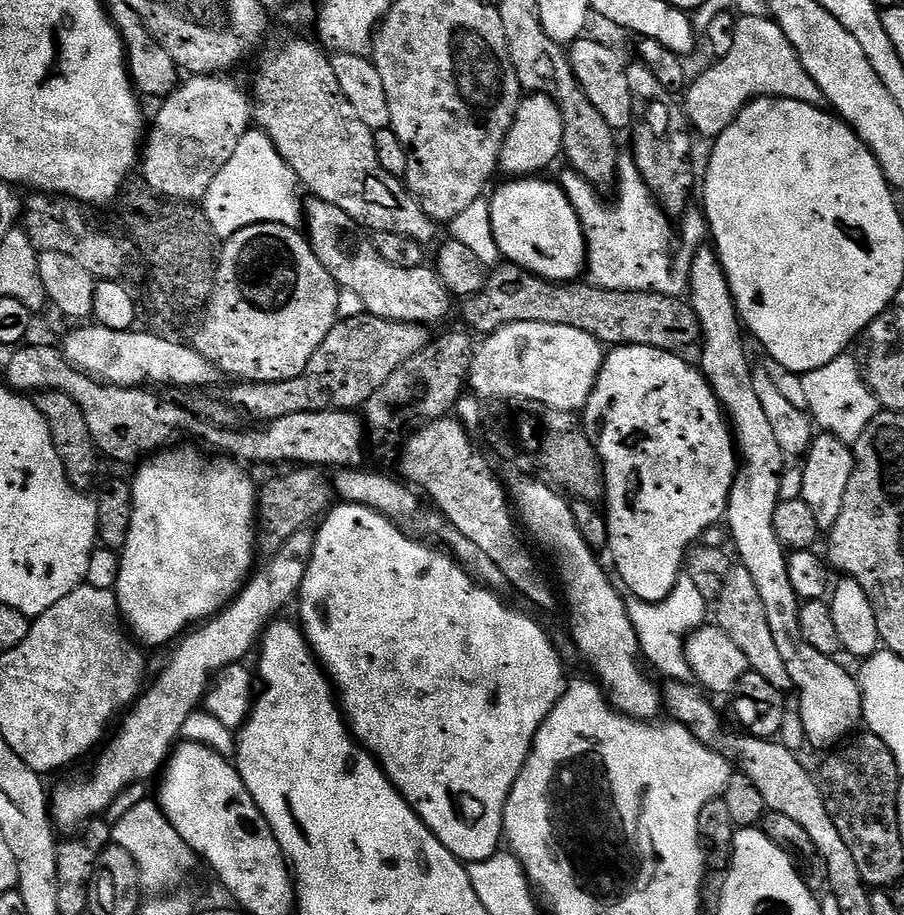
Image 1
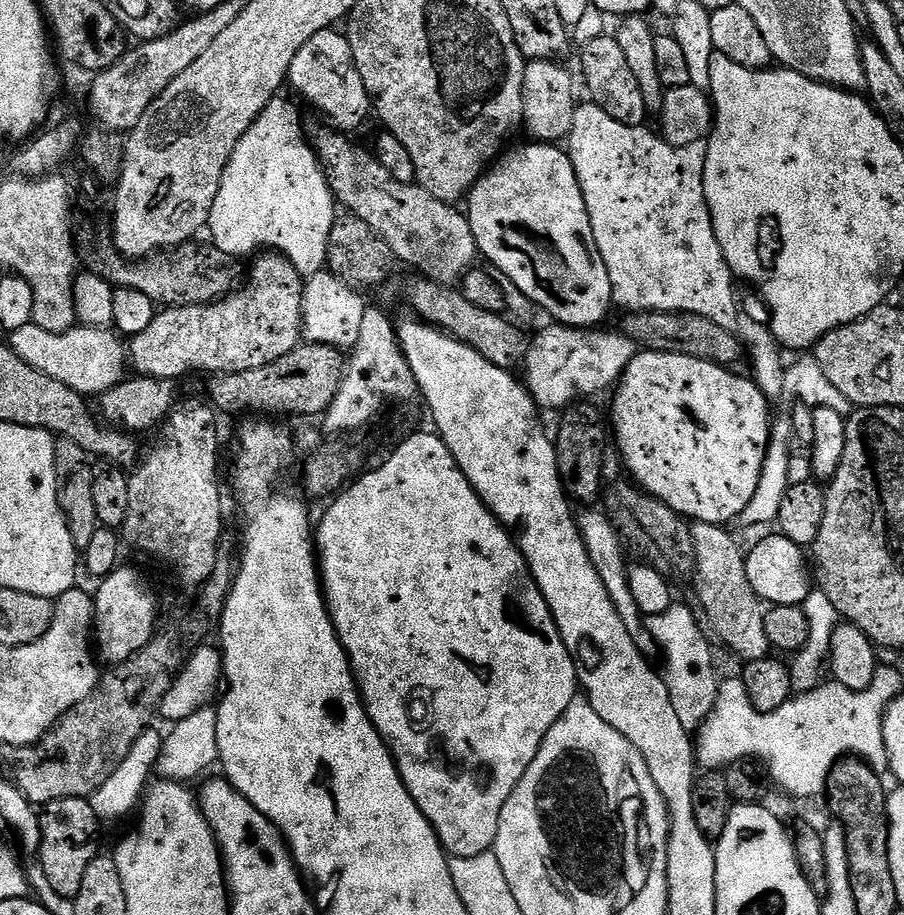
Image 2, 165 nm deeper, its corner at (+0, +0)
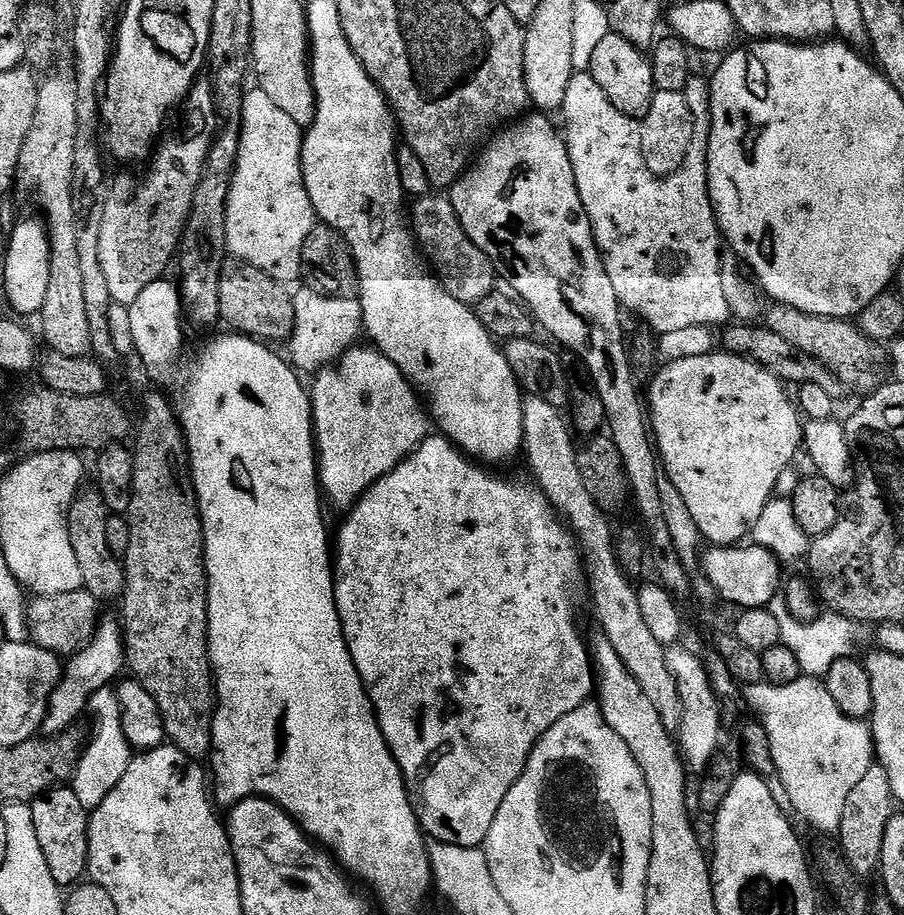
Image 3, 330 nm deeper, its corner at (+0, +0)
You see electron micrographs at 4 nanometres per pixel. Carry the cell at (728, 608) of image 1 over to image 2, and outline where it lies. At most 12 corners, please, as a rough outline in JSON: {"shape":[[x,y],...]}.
{"shape":[[692,524],[696,596],[744,662],[770,652],[766,608],[745,549],[718,524]]}

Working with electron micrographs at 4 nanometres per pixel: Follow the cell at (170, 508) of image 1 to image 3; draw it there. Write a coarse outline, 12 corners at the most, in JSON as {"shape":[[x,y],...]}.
{"shape":[[101,619],[67,657],[42,732],[77,723],[126,668],[121,621]]}

